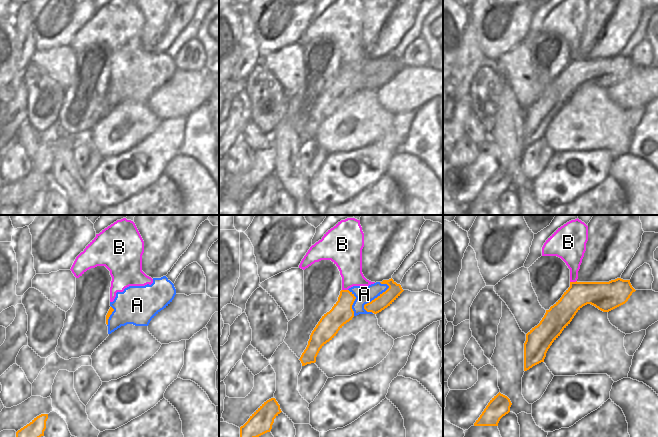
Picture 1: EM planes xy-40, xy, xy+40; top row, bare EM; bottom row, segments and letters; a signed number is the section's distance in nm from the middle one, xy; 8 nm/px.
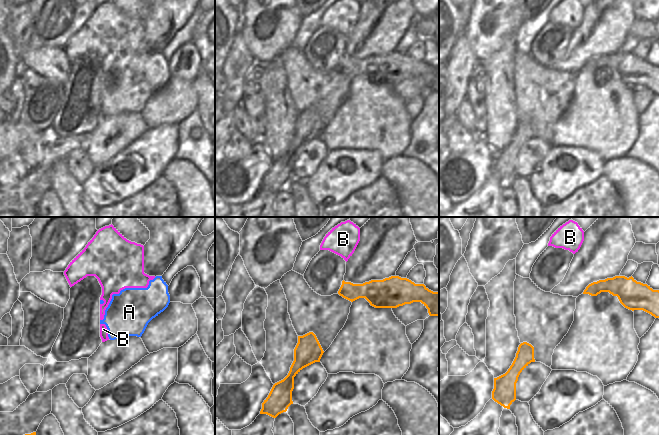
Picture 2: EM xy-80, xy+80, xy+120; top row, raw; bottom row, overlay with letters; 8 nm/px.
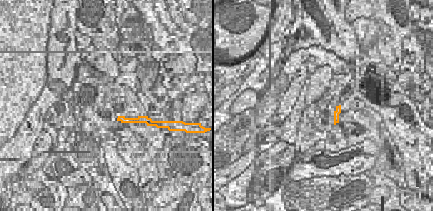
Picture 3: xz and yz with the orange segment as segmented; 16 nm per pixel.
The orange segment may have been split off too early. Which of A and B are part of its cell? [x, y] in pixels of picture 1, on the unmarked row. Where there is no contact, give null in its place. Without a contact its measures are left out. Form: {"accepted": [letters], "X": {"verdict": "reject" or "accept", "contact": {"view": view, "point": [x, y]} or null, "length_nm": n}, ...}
{"accepted": [], "A": {"verdict": "reject", "contact": {"view": "xy", "point": [375, 74]}, "length_nm": 280}, "B": {"verdict": "reject", "contact": {"view": "xy+40", "point": [573, 58]}, "length_nm": 60}}

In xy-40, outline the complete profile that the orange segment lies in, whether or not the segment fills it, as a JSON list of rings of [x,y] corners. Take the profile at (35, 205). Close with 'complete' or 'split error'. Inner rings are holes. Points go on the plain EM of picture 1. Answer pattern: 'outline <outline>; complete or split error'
outline [[[41,190],[16,208],[16,215],[39,215],[44,212],[48,190]]]; complete

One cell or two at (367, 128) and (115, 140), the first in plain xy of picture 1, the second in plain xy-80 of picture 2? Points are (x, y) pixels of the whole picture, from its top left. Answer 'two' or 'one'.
one

